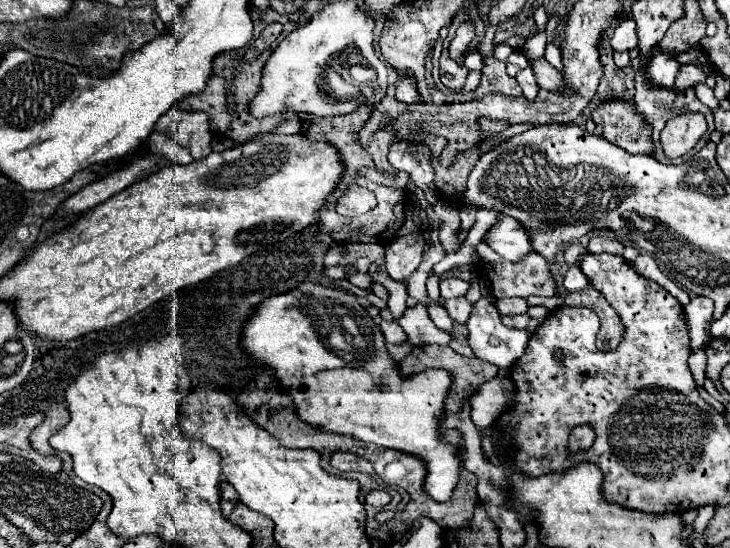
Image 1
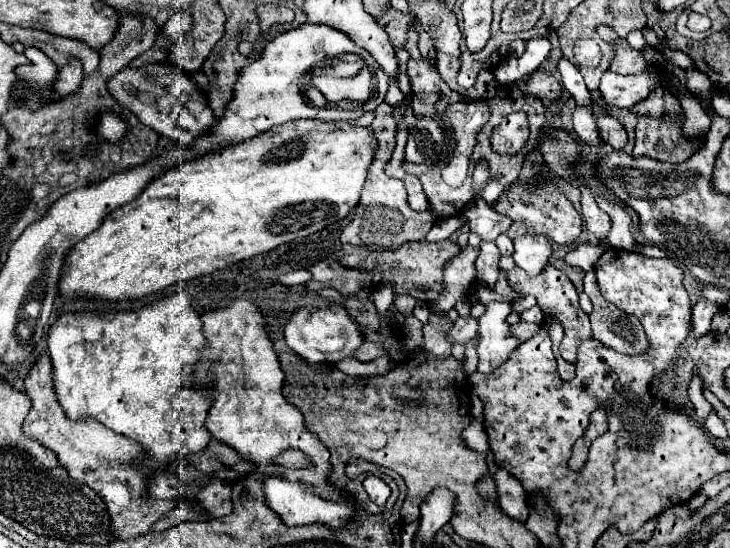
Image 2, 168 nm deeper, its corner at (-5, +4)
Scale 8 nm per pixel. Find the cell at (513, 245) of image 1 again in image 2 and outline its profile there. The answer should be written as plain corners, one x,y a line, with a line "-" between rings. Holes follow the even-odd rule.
517,237
515,245
515,265
525,269
529,275
539,275
551,257
551,243
547,237

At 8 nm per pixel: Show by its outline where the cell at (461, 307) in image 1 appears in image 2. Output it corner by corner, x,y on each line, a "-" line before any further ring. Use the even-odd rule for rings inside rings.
467,315
455,321
455,327
449,331
449,341
463,345
467,339
473,339
475,335
477,335
477,319
473,315

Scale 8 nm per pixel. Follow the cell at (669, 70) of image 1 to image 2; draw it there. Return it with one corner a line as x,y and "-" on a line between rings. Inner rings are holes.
643,71
637,75
617,75
617,73
603,73
599,91
605,103
615,107
633,107
649,97
653,87
659,83
653,71

